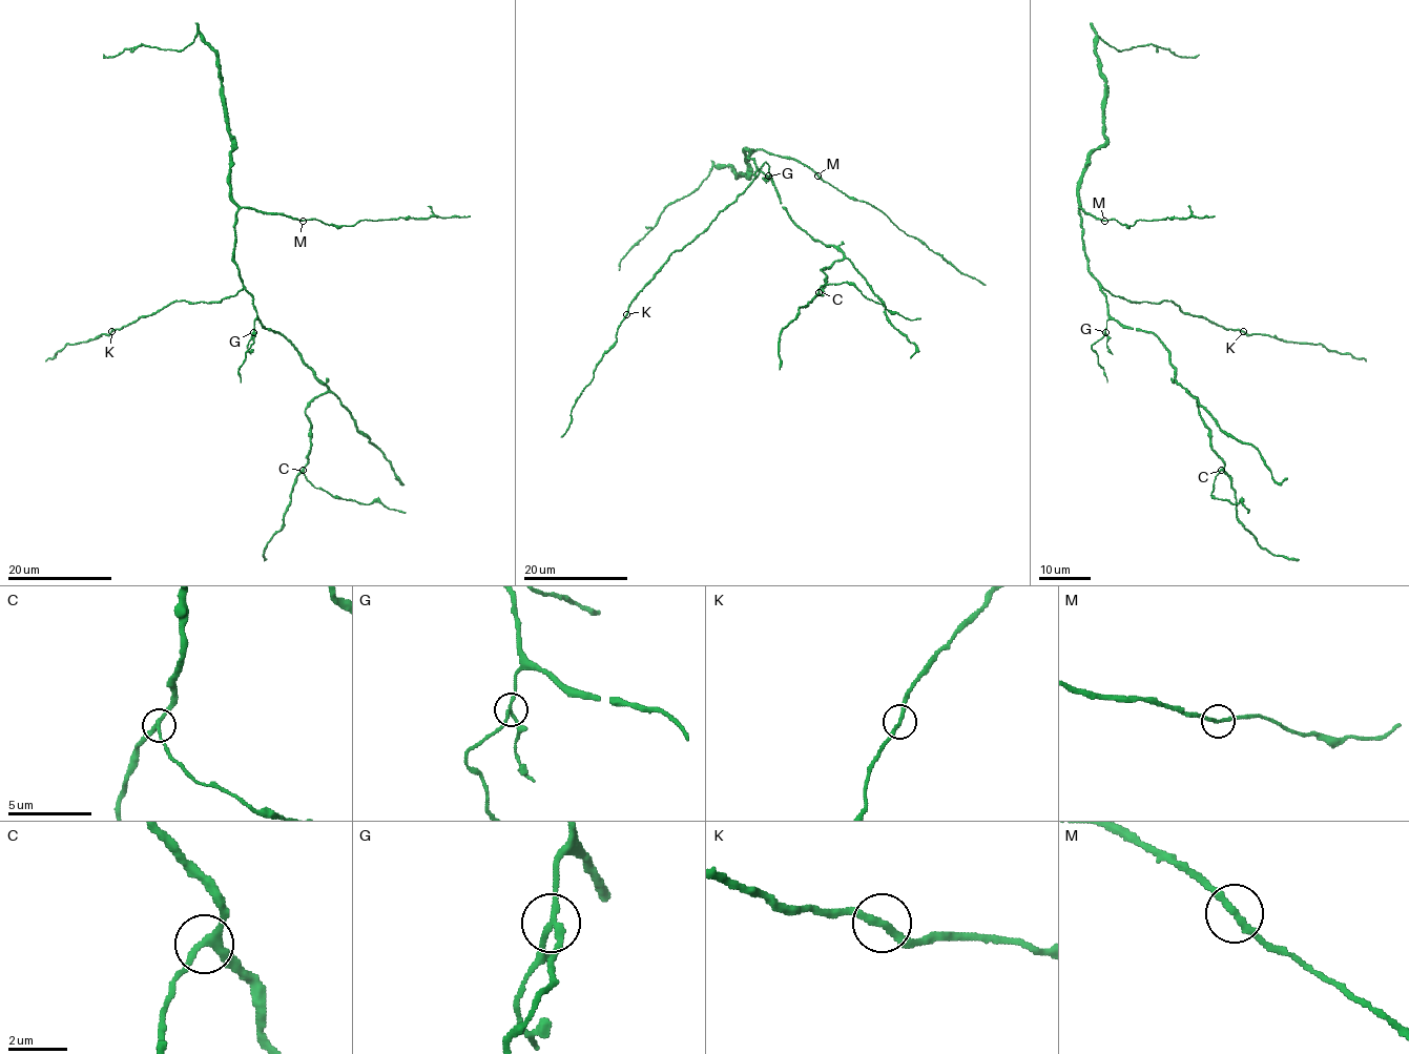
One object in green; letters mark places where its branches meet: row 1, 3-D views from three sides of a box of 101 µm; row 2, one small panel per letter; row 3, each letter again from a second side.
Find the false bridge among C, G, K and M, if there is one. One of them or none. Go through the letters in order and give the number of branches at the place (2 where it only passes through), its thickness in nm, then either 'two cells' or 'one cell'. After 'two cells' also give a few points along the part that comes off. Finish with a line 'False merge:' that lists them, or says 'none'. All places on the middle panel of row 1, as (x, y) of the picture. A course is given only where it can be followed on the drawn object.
C: branches 3; calibre 240 nm; one cell
G: branches 3; calibre 190 nm; two cells
K: branches 2; calibre 240 nm; one cell
M: branches 2; calibre 200 nm; one cell
False merge: G

